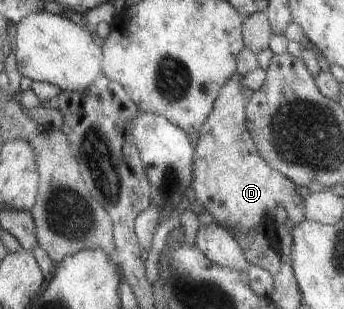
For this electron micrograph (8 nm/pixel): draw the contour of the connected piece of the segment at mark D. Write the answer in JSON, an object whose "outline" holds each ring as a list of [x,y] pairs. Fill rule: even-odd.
{"outline":[[[234,72],[224,82],[222,88],[218,90],[218,96],[214,99],[212,110],[198,130],[198,137],[193,145],[192,180],[190,180],[190,188],[194,192],[194,204],[202,206],[217,225],[236,234],[248,234],[251,230],[257,229],[266,216],[273,220],[273,210],[278,205],[282,206],[292,224],[298,224],[304,219],[304,215],[302,198],[296,193],[297,186],[288,178],[283,177],[280,172],[272,170],[260,158],[246,130],[244,107],[247,100],[242,94],[242,89],[245,88],[242,78],[238,72]]]}

